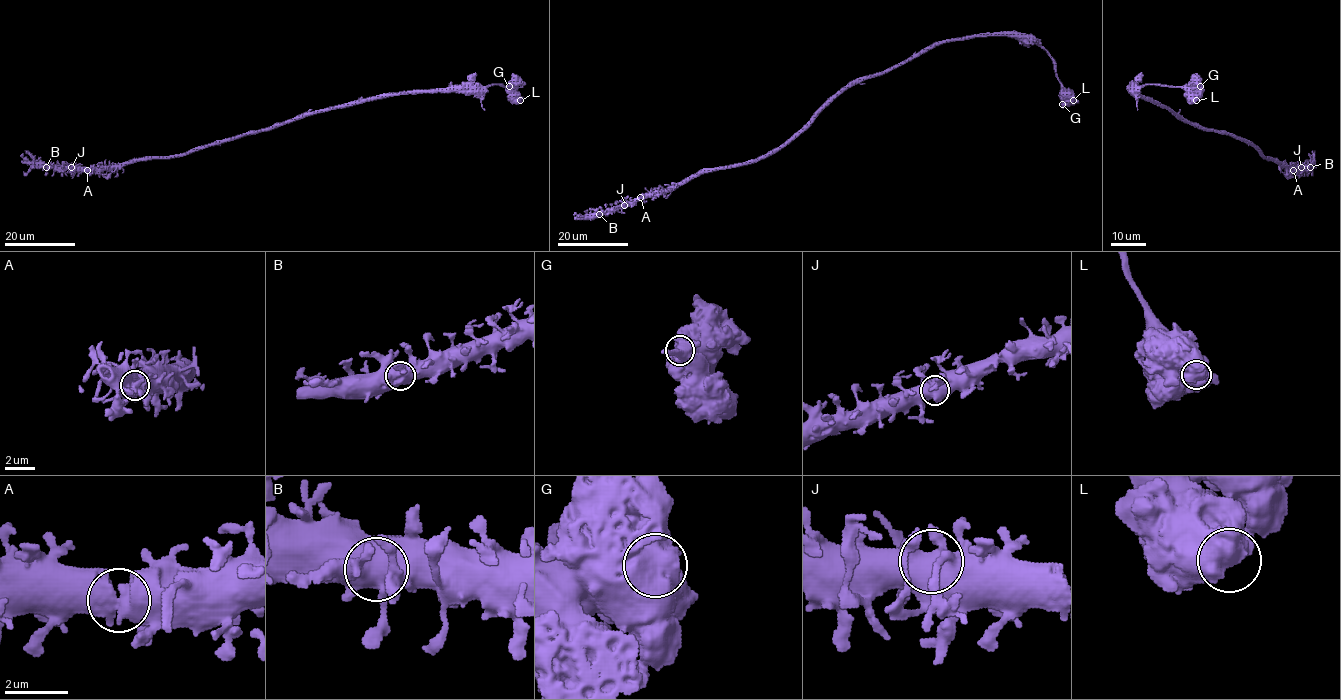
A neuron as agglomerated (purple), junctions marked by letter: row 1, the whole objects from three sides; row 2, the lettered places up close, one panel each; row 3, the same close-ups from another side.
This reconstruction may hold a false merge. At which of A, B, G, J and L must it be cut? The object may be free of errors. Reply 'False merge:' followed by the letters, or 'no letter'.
False merge: no letter

